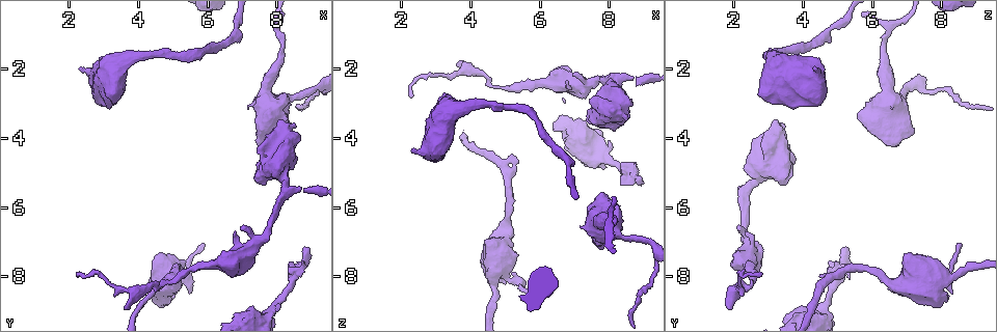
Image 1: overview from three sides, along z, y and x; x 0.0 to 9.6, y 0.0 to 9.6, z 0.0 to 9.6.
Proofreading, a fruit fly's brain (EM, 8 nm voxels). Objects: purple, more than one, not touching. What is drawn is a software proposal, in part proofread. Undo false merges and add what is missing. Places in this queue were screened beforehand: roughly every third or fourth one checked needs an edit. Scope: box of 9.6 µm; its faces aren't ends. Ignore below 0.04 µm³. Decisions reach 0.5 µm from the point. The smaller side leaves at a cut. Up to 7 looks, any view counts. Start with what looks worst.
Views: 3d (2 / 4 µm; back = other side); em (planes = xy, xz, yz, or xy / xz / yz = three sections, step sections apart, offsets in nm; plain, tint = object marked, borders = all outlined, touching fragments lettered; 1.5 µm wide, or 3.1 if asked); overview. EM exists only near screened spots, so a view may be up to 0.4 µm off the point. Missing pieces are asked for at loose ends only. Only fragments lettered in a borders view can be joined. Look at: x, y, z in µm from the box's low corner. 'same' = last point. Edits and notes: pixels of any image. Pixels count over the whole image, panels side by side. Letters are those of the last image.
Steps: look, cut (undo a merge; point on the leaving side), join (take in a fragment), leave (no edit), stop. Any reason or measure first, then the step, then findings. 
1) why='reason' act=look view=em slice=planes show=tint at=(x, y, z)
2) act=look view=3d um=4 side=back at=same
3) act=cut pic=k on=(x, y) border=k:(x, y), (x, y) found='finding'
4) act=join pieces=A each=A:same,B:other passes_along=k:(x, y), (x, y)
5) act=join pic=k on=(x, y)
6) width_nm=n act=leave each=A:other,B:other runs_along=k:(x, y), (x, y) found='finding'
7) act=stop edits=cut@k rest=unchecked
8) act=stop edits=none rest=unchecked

why='free end' act=look view=3d um=4 side=back at=(5.05, 8.55, 8.20)

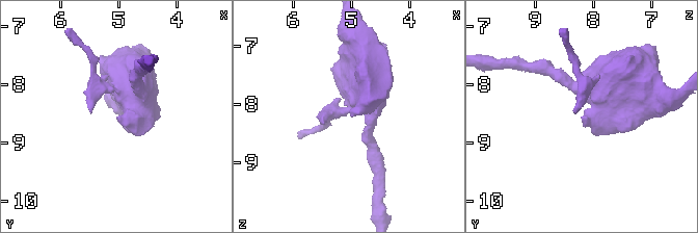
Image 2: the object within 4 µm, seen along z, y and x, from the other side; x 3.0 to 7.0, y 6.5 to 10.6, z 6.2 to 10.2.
why='shape alone is not enough' act=look view=em slice=planes show=borders at=(5.05, 8.60, 8.20)

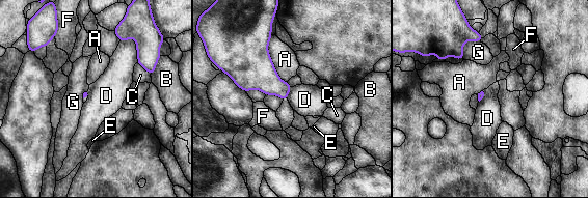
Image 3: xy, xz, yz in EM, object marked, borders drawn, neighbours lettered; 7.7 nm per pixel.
longest_contact=A:380nm act=leave each=A:other,B:other,C:other,D:other,E:other,F:other,G:other border=3:(135, 41), (137, 62) found='none of them fits'

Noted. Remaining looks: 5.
why='branch stops here' act=look view=3d um=4 at=(2.30, 7.95, 2.80)

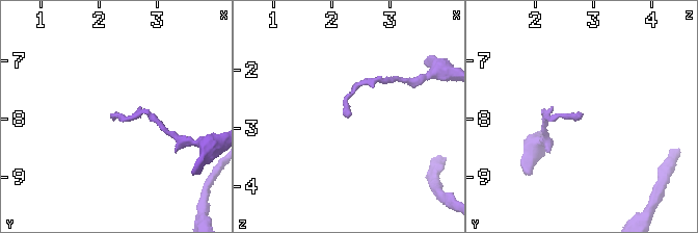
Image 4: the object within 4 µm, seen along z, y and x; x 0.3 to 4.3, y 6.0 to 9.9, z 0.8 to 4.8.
why='need the tissue' act=look view=em slice=planes show=borders at=(2.35, 7.85, 2.80)

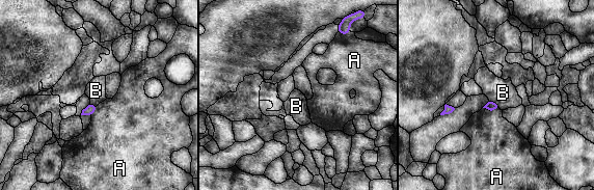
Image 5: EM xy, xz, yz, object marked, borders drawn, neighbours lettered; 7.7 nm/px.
width_nm=70 act=leave each=A:other,B:other border=5:(489, 101), (492, 101), (497, 106) found='none of them fits'

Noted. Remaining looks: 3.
why='a narrow waist' act=look view=3d um=4 at=(4.85, 8.10, 2.60)

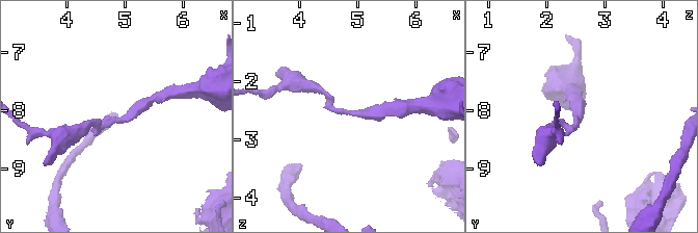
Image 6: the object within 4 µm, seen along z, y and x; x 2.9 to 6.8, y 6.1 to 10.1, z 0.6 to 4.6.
arm_widths_nm=180,200 why='shape alone is not enough' act=look view=em slice=planes show=tint at=(4.80, 8.15, 2.55)

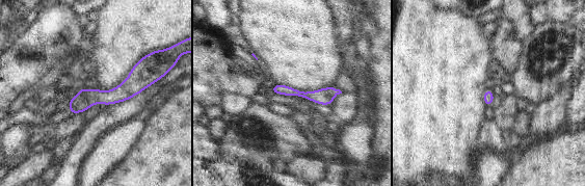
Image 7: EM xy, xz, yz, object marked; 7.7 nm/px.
why='see the neighbours' act=look view=em slice=planes show=borders at=same

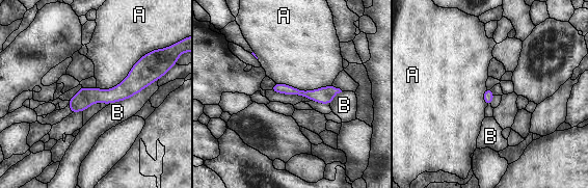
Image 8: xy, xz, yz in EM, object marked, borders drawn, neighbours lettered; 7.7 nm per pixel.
width_nm=80 act=leave each=A:other,B:other border=8:(275, 82), (308, 90), (331, 85) found='continuous, no second neuron'

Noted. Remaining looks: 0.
act=stop edits=none rest=unchecked

